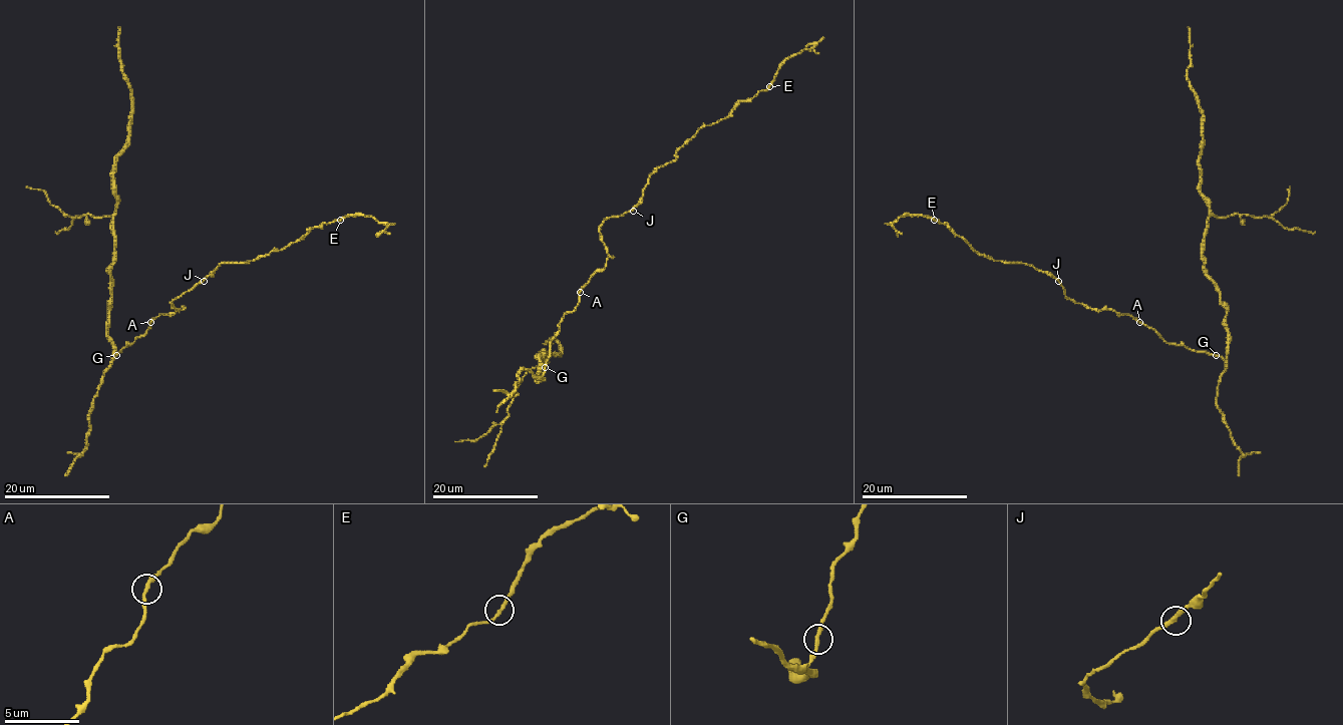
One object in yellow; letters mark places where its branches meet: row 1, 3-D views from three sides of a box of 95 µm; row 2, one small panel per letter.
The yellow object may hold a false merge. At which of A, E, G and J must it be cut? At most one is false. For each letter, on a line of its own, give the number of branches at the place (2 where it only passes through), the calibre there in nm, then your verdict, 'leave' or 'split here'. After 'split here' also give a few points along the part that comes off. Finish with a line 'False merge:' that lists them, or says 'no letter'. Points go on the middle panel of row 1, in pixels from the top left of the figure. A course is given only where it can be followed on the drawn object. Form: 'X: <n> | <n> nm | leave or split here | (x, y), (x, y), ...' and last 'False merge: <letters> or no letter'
A: 2 | 240 nm | leave
E: 2 | 240 nm | leave
G: 2 | 240 nm | leave
J: 2 | 240 nm | leave
False merge: no letter

